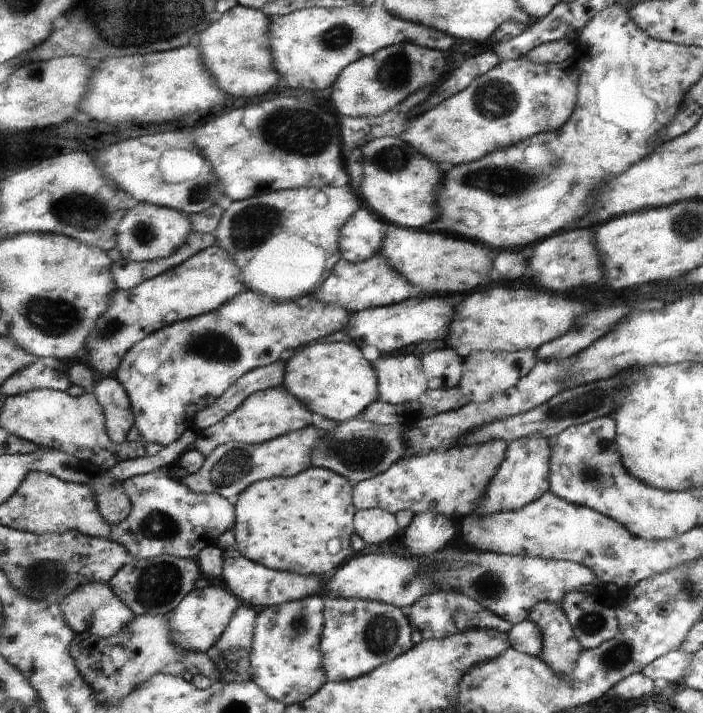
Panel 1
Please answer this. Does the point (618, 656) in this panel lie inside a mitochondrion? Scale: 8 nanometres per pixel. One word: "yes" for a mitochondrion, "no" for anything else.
yes

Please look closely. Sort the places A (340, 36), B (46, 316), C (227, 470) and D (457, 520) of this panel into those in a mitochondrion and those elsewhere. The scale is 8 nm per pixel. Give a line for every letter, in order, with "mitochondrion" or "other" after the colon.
A: mitochondrion
B: mitochondrion
C: mitochondrion
D: other

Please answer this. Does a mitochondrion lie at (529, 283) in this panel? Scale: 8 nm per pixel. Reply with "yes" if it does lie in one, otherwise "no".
no

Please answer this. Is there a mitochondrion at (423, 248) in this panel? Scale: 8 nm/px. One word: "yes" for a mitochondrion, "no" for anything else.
no

